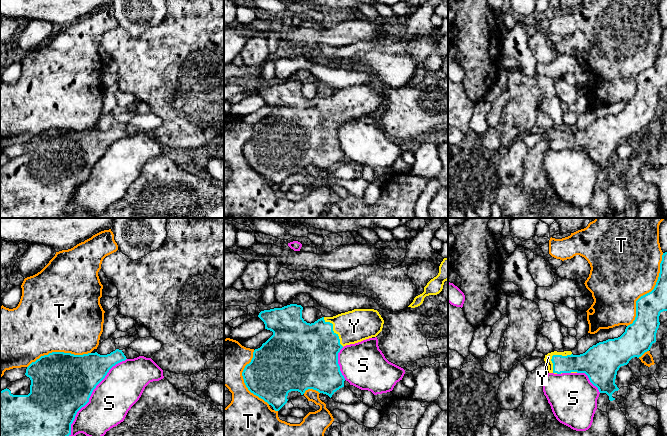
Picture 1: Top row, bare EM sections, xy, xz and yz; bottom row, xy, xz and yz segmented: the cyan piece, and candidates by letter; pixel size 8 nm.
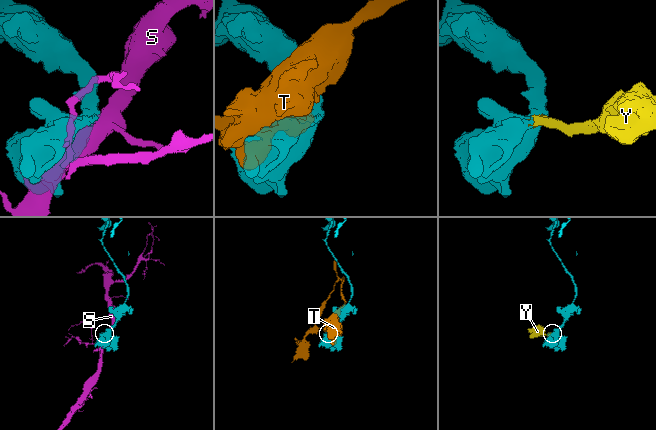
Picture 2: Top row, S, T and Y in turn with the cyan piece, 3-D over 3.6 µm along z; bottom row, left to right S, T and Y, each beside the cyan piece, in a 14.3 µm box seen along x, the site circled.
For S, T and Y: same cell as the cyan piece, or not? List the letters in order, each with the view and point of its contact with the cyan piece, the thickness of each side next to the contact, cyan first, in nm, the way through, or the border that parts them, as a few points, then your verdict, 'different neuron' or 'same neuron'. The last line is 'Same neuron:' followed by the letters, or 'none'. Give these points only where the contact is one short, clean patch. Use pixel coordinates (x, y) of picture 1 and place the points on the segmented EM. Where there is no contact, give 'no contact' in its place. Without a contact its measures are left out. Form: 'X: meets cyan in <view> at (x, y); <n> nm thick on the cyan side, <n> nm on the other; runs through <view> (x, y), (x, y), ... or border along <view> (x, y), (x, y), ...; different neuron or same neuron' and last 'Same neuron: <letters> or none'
S: meets cyan in xy at (91, 393); 500 nm thick on the cyan side, 320 nm on the other; different neuron
T: meets cyan in yz at (649, 292); 200 nm thick on the cyan side, 480 nm on the other; different neuron
Y: meets cyan in yz at (553, 355); 160 nm thick on the cyan side, 60 nm on the other; runs through yz (583, 363), (560, 362), (553, 355), (548, 357); same neuron
Same neuron: Y

